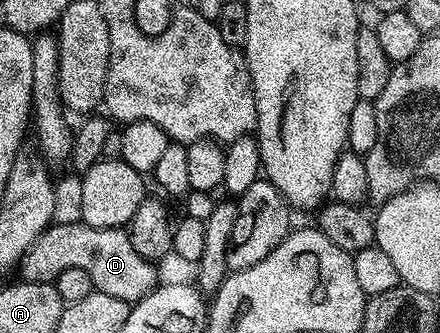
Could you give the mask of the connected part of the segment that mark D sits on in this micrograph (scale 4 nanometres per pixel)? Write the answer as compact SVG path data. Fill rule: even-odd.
M83 222L80 224L50 224L43 234L39 234L39 238L35 238L35 242L27 250L27 254L23 254L19 263L20 270L21 280L43 282L44 284L54 283L59 278L59 274L63 274L63 270L84 270L87 274L91 274L91 282L96 291L111 294L111 298L125 300L130 306L142 300L159 284L156 263L145 260L136 253L135 246L131 246L131 238L125 228L96 228L87 226Z

